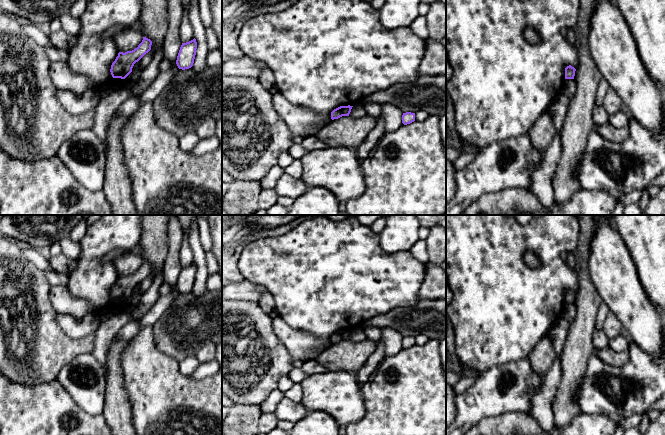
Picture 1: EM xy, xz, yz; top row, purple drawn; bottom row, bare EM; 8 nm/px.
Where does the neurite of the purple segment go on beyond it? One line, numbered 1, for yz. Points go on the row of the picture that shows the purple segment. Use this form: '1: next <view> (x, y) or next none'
1: next none

